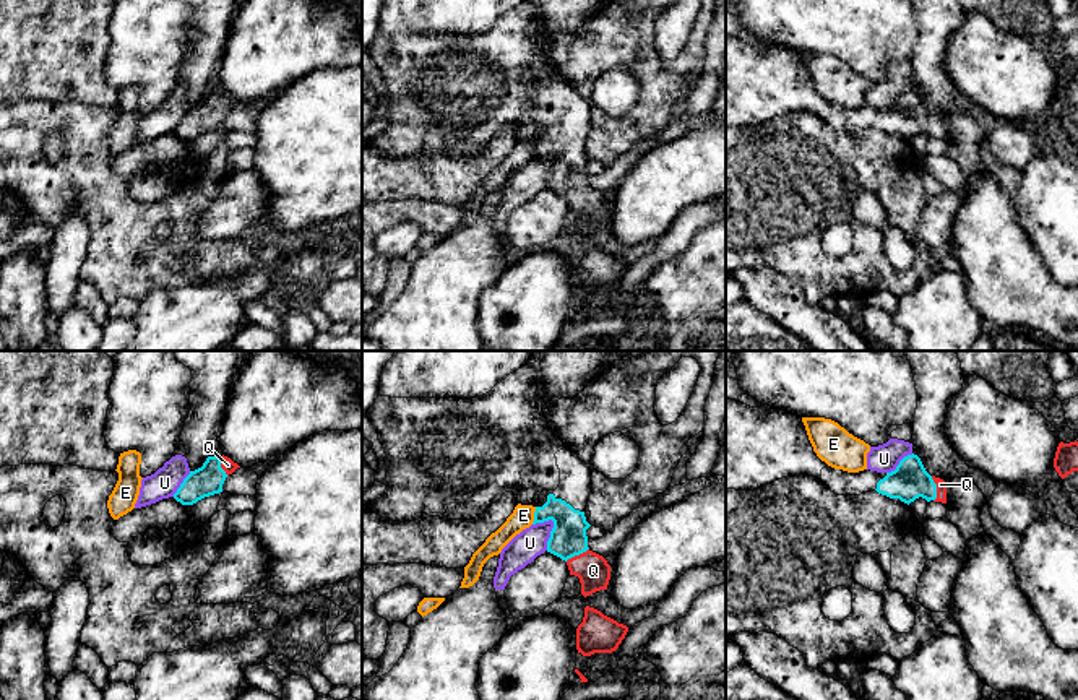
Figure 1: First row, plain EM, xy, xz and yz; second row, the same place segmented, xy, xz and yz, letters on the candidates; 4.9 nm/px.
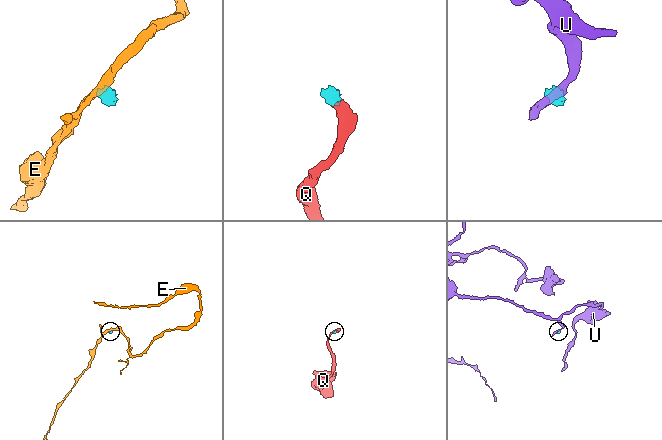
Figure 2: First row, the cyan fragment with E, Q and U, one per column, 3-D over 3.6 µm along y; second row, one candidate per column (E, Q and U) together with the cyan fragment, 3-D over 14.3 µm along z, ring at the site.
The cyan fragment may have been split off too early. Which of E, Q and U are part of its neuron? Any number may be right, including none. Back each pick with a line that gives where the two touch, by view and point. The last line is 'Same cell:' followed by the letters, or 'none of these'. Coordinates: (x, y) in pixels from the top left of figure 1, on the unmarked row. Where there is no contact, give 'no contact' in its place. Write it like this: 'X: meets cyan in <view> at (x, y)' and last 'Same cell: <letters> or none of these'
Q: meets cyan in yz at (935, 125)
Same cell: Q

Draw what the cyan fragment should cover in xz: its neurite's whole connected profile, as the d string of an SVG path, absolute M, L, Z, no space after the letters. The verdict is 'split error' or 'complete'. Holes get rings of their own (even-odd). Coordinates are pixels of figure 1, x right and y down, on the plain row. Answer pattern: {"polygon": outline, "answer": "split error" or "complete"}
{"polygon": "M524 0L489 29L472 34L390 34L380 32L367 47L378 70L386 94L385 130L367 143L390 158L416 158L427 153L448 156L472 156L487 148L505 128L511 128L518 140L533 141L534 158L552 156L554 164L547 177L547 188L567 198L570 211L580 214L581 231L586 234L607 226L610 201L588 184L584 145L591 128L591 101L586 101L550 65L547 47L560 34L575 36L591 16L609 0Z", "answer": "split error"}

